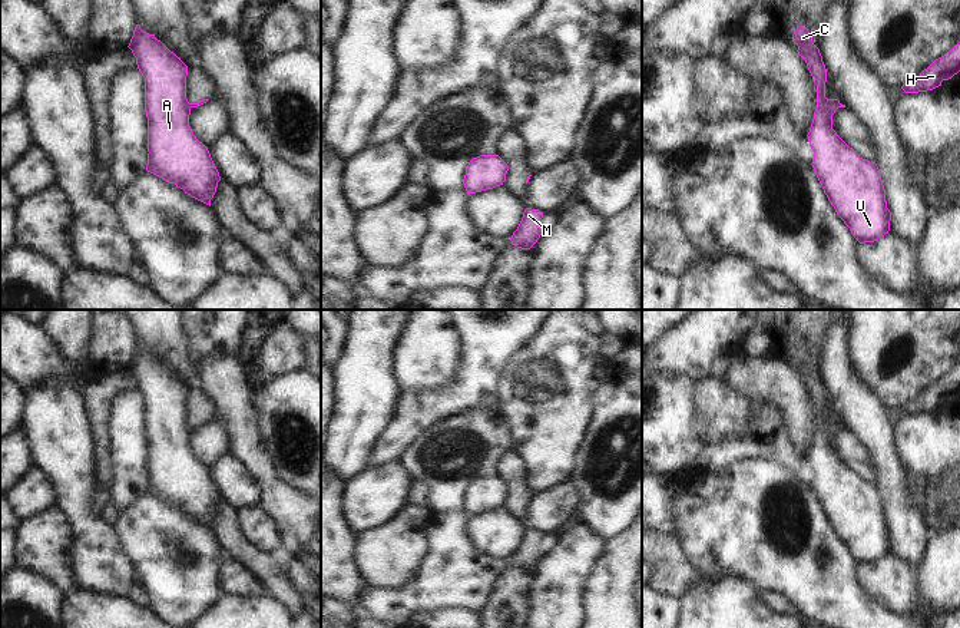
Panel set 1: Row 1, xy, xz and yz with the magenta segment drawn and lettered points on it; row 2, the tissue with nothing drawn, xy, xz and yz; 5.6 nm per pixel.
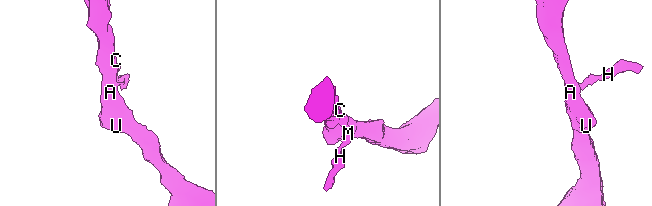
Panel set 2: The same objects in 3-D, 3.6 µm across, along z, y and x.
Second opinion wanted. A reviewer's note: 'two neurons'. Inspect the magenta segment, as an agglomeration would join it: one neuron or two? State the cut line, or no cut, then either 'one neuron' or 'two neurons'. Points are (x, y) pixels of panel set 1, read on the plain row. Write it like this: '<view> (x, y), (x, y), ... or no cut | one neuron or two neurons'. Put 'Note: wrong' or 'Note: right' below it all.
yz (818, 405), (818, 422), (831, 423), (838, 427) | two neurons
Note: right

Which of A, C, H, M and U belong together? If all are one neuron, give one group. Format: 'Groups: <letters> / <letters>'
Groups: A C U / H M

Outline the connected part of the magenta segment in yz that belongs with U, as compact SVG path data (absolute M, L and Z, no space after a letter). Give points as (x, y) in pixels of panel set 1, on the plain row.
M800 347L792 356L792 363L798 367L798 376L805 381L807 389L812 397L814 404L817 406L817 430L814 433L814 440L808 453L808 463L814 473L812 489L815 496L827 516L828 522L834 528L837 536L844 542L844 545L850 549L853 558L860 563L874 563L878 559L884 558L890 552L891 533L887 529L885 522L885 510L880 498L880 490L875 483L870 483L863 480L853 469L850 469L832 450L832 436L838 430L837 426L832 424L820 424L818 423L818 407L824 407L824 419L825 419L825 403L827 403L827 390L822 383L822 377L820 370L812 364L812 358L807 348Z

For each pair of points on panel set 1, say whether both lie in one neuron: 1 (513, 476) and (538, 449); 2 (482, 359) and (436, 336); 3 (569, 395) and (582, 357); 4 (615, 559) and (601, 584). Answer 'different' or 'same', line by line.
1: different
2: different
3: same
4: same

